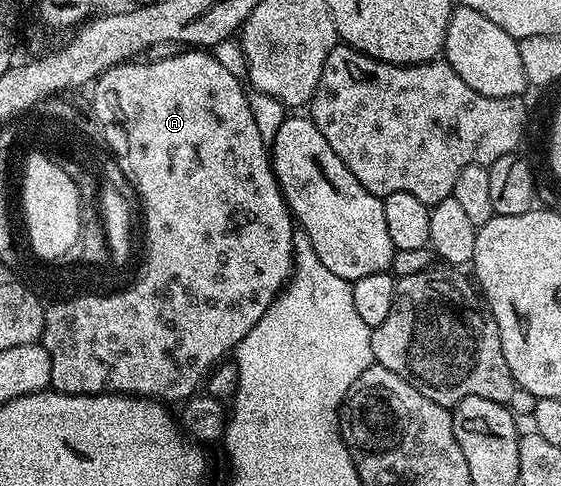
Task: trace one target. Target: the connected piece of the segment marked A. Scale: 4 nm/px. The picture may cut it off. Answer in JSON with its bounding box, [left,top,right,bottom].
[42,47,294,403]

